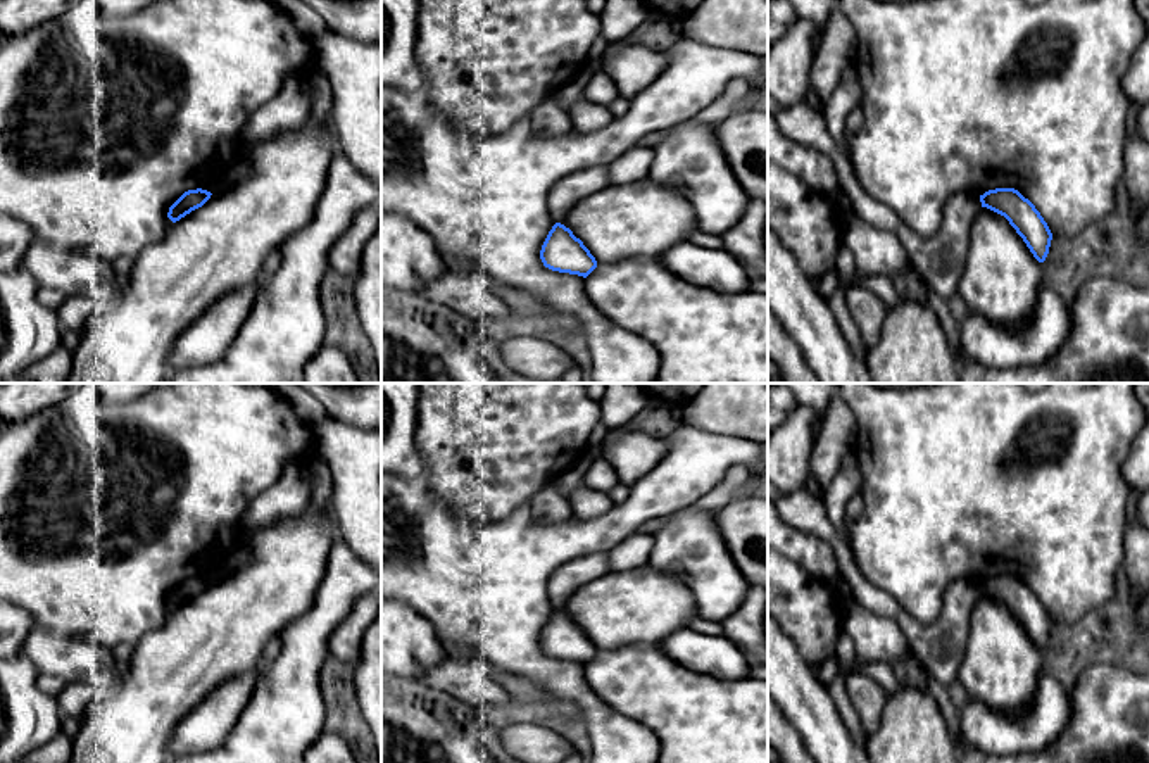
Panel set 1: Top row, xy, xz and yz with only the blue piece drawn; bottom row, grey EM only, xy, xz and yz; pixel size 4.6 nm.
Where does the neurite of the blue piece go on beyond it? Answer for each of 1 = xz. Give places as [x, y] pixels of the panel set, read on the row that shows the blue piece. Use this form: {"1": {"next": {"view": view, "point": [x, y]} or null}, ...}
{"1": {"next": null}}

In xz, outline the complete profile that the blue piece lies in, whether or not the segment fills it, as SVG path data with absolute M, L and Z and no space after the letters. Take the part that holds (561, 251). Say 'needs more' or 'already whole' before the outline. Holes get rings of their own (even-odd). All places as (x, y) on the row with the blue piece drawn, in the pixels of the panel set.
already whole; M556 223L549 231L540 259L545 268L559 273L569 273L587 278L595 268L597 261L580 238L569 228Z

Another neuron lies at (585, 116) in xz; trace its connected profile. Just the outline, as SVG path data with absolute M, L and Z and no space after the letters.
M581 95L571 107L569 117L574 133L592 133L607 126L614 116L606 105L590 102Z

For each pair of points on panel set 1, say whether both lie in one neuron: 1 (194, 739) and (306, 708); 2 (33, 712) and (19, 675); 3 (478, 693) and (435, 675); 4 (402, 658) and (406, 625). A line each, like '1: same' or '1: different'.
1: different
2: same
3: same
4: same

